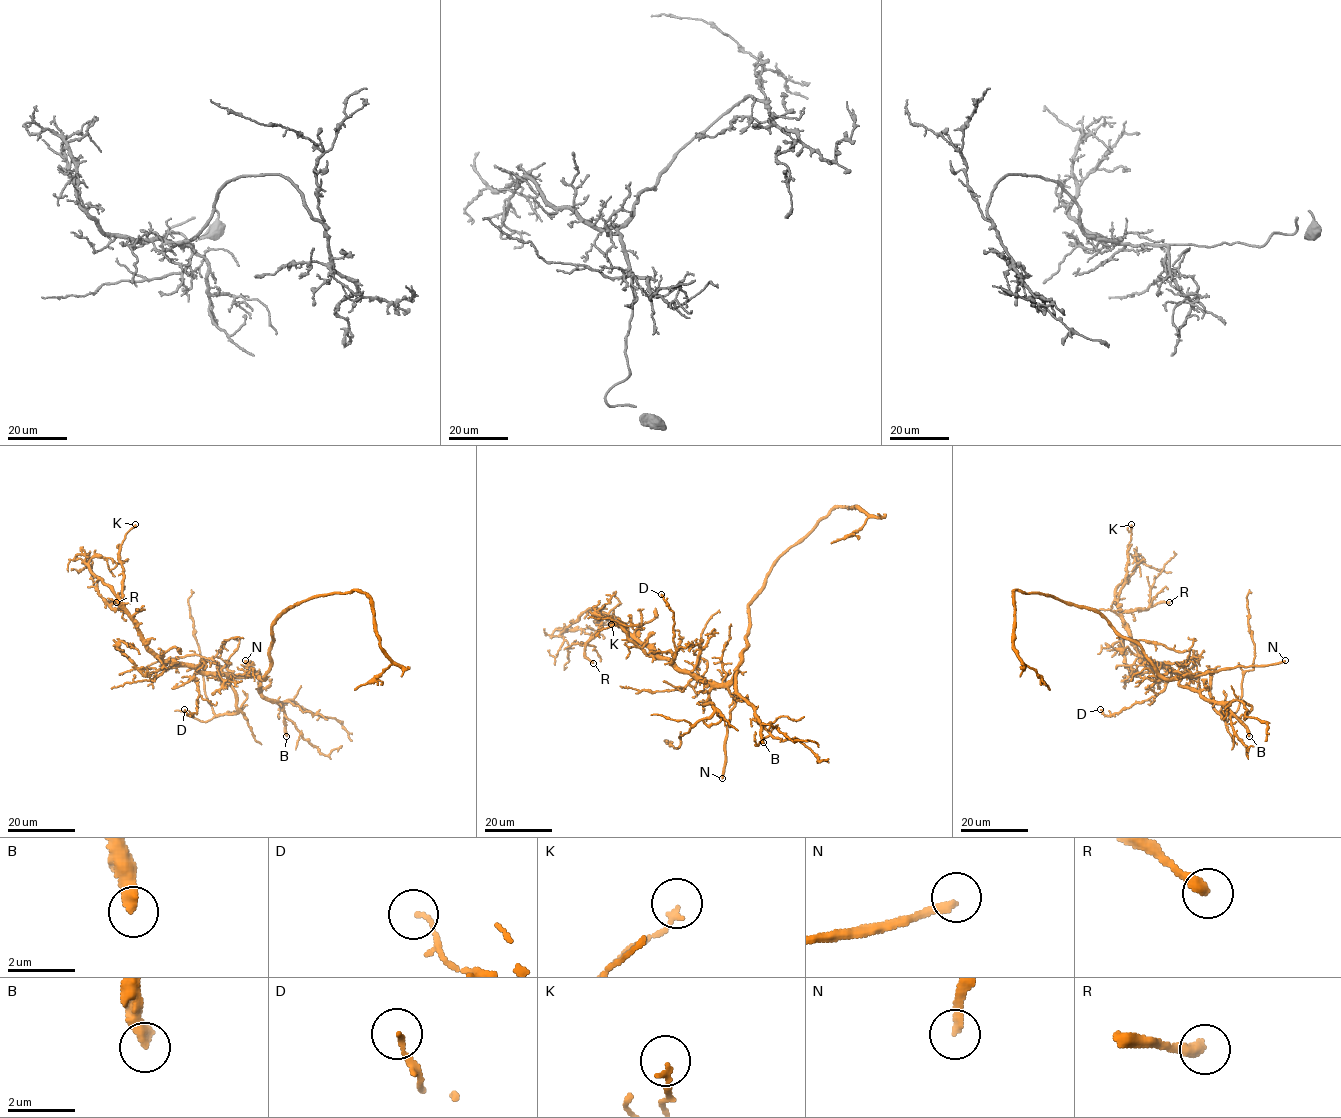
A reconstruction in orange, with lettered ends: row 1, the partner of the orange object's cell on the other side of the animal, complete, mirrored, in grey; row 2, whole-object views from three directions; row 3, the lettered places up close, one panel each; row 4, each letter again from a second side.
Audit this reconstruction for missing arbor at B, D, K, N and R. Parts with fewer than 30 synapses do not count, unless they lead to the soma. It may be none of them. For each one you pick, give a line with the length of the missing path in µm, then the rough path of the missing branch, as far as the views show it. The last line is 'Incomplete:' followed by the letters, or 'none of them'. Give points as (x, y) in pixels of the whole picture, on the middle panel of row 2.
B: about 50 µm are missing; missing branch runs (763, 742), (765, 719), (789, 723), (828, 744), (853, 742)
N: about 80 µm are missing
Incomplete: B, N

